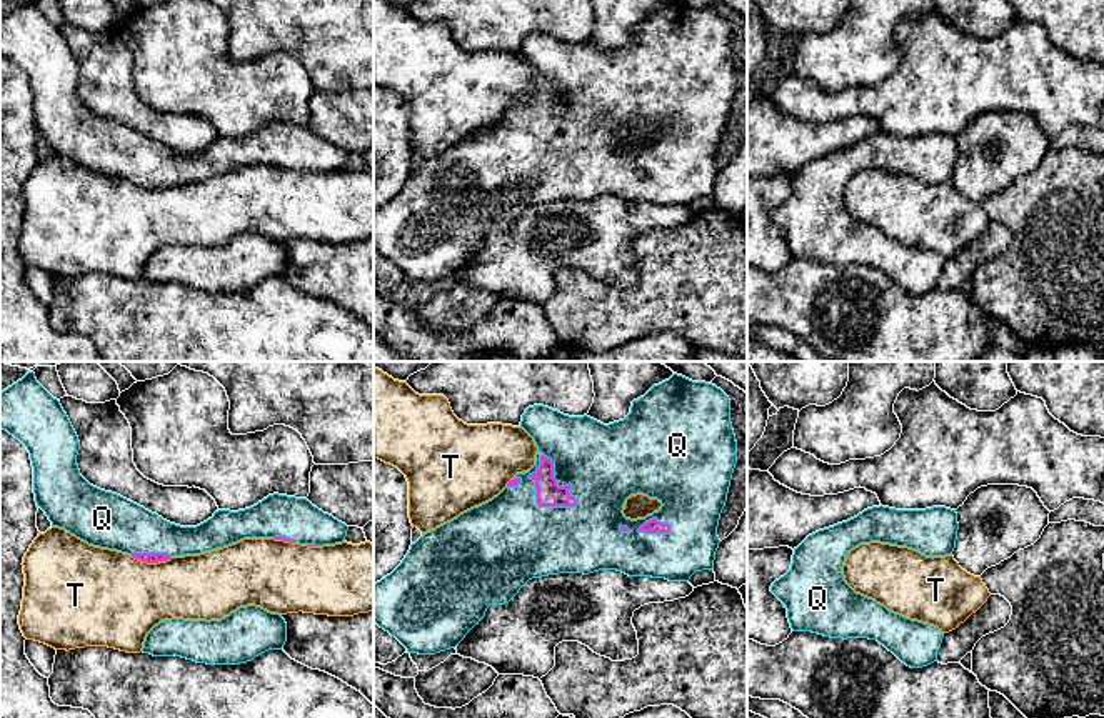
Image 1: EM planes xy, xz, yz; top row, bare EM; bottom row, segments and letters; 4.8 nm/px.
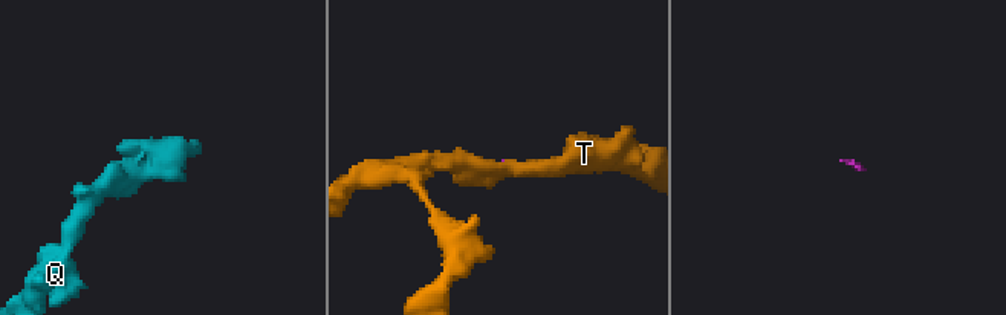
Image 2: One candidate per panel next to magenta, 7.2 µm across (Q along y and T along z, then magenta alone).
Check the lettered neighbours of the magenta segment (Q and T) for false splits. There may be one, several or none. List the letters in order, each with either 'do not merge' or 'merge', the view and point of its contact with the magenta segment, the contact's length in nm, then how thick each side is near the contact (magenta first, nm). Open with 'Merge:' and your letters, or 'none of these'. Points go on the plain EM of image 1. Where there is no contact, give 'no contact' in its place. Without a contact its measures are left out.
Merge: Q
Q: merge | xz (556, 110) | 300 nm | 120/380 nm
T: do not merge | xy (152, 189) | 200 nm | 50/440 nm

